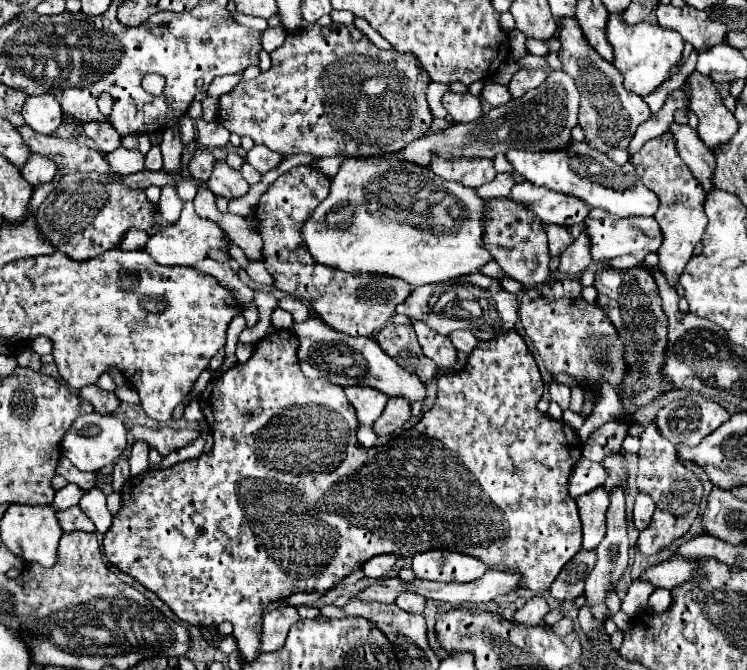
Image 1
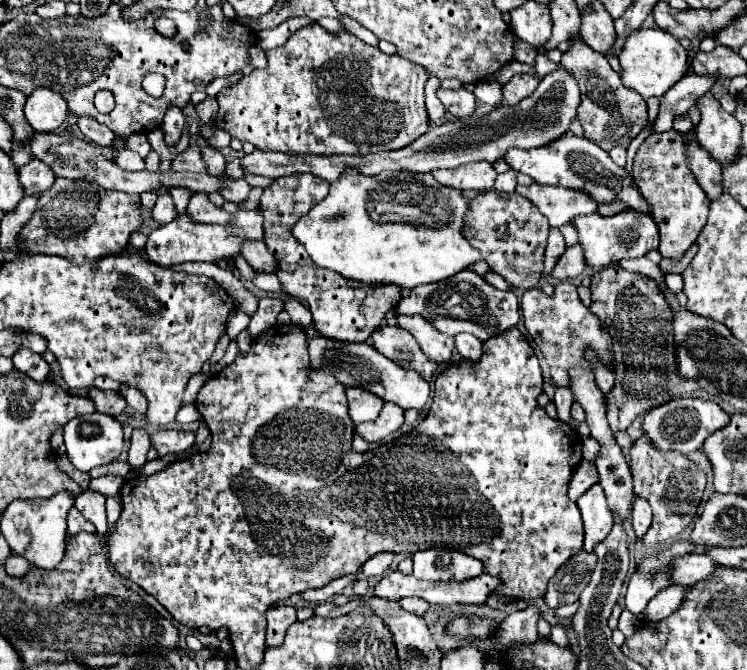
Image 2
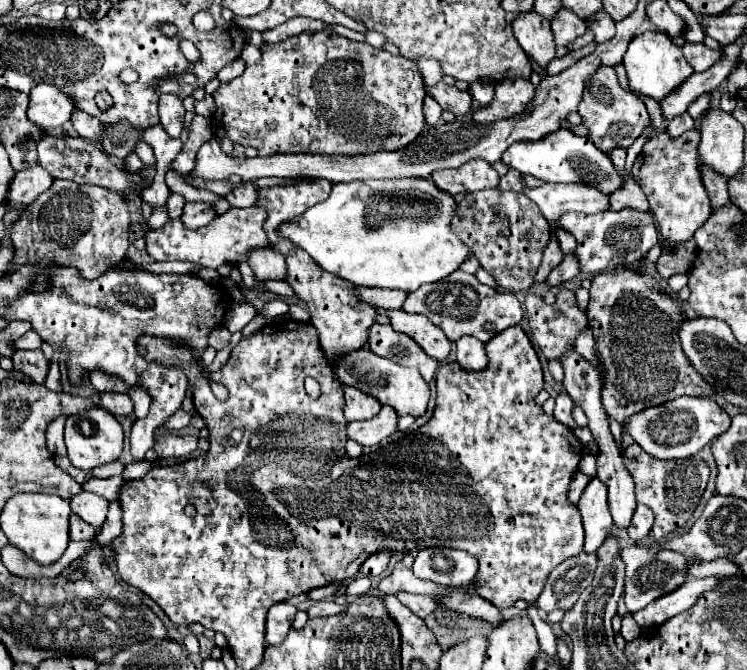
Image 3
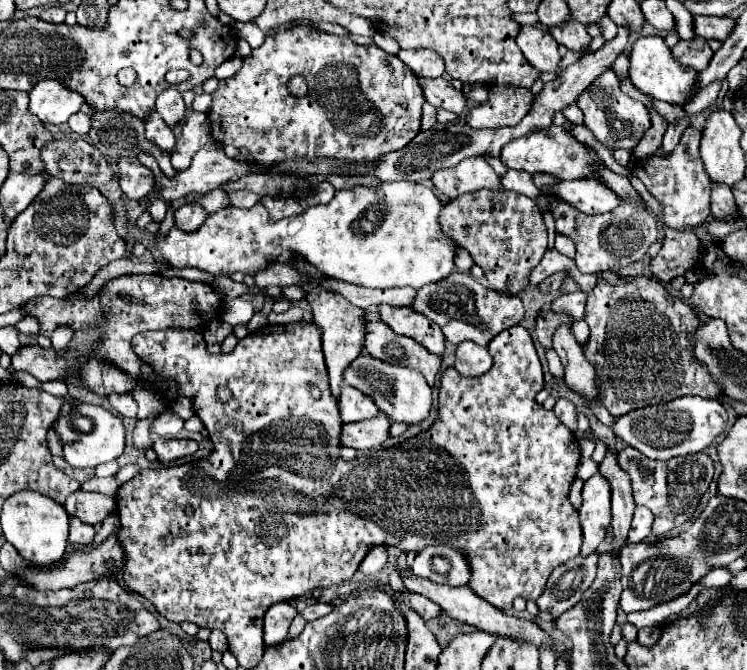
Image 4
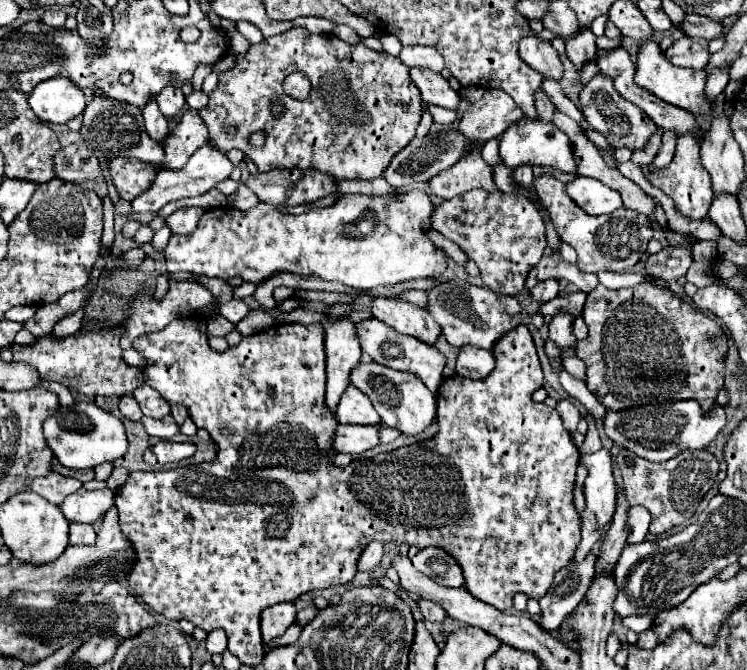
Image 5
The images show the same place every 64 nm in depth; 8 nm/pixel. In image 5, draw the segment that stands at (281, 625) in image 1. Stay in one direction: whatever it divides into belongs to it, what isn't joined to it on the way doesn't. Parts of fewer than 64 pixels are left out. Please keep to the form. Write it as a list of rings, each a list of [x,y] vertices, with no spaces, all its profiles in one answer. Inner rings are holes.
[[[280,602],[276,606],[268,606],[260,616],[260,628],[264,642],[272,642],[276,636],[282,636],[288,626],[296,620],[296,608],[292,602]]]

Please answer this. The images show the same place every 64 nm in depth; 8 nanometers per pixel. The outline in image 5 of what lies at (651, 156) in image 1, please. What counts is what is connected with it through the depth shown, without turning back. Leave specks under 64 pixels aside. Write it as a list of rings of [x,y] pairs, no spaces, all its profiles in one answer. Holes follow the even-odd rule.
[[[678,136],[674,158],[666,168],[654,168],[650,164],[650,166],[644,166],[642,172],[652,186],[660,188],[666,196],[674,200],[674,206],[682,216],[690,220],[704,220],[708,216],[708,208],[714,192],[710,184],[710,174],[704,170],[700,160],[700,146],[696,144],[696,140],[692,140],[692,136]]]

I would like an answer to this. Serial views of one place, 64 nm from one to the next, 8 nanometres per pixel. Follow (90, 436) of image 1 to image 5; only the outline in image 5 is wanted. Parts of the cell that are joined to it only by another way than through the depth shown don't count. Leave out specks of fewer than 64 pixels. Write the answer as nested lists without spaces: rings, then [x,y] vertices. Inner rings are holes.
[[[80,402],[66,410],[60,410],[56,416],[44,422],[44,434],[56,460],[72,470],[96,468],[98,464],[114,462],[122,458],[128,448],[122,420],[112,412],[102,410],[94,402]]]

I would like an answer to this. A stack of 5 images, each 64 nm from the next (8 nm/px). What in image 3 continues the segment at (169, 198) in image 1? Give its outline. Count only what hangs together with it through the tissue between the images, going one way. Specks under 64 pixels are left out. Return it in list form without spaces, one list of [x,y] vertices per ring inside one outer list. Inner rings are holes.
[[[166,206],[154,208],[152,214],[150,214],[150,218],[148,218],[148,226],[152,230],[156,230],[156,228],[162,228],[166,222],[168,222],[168,208]]]

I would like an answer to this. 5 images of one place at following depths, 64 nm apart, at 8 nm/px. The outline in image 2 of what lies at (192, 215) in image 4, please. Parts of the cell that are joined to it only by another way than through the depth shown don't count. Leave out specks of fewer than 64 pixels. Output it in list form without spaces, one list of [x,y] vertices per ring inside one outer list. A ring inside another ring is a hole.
[[[206,192],[194,194],[188,208],[186,208],[186,212],[194,222],[202,222],[202,224],[226,224],[228,220],[232,220],[232,214],[228,214],[226,210],[214,206],[208,200]]]

